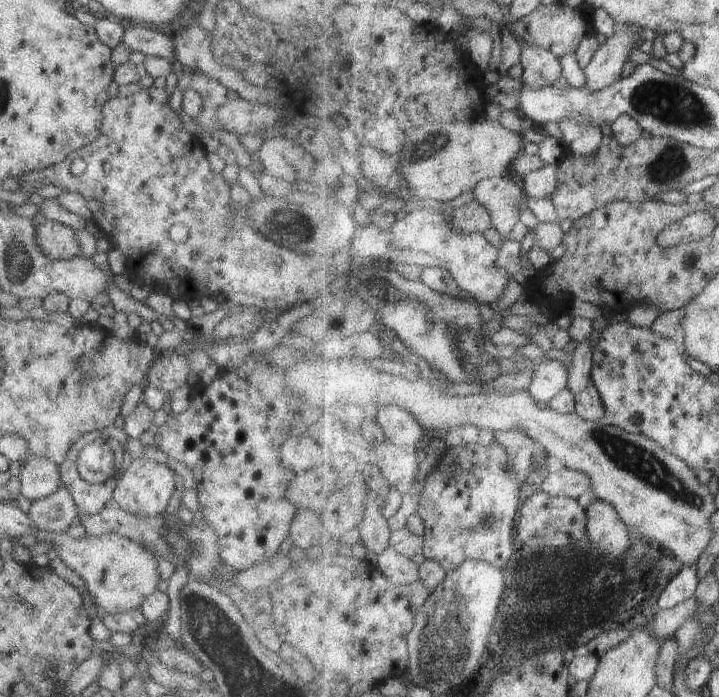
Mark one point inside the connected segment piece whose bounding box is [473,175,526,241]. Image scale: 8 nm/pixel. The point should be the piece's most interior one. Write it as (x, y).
(503, 195)

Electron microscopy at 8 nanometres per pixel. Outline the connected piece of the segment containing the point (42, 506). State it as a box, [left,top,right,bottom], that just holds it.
[27,483,79,534]

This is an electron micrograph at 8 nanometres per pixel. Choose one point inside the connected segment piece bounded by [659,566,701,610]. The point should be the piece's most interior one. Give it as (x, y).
(685, 585)

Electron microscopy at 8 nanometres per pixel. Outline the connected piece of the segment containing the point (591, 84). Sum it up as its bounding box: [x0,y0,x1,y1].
[585,26,645,92]

